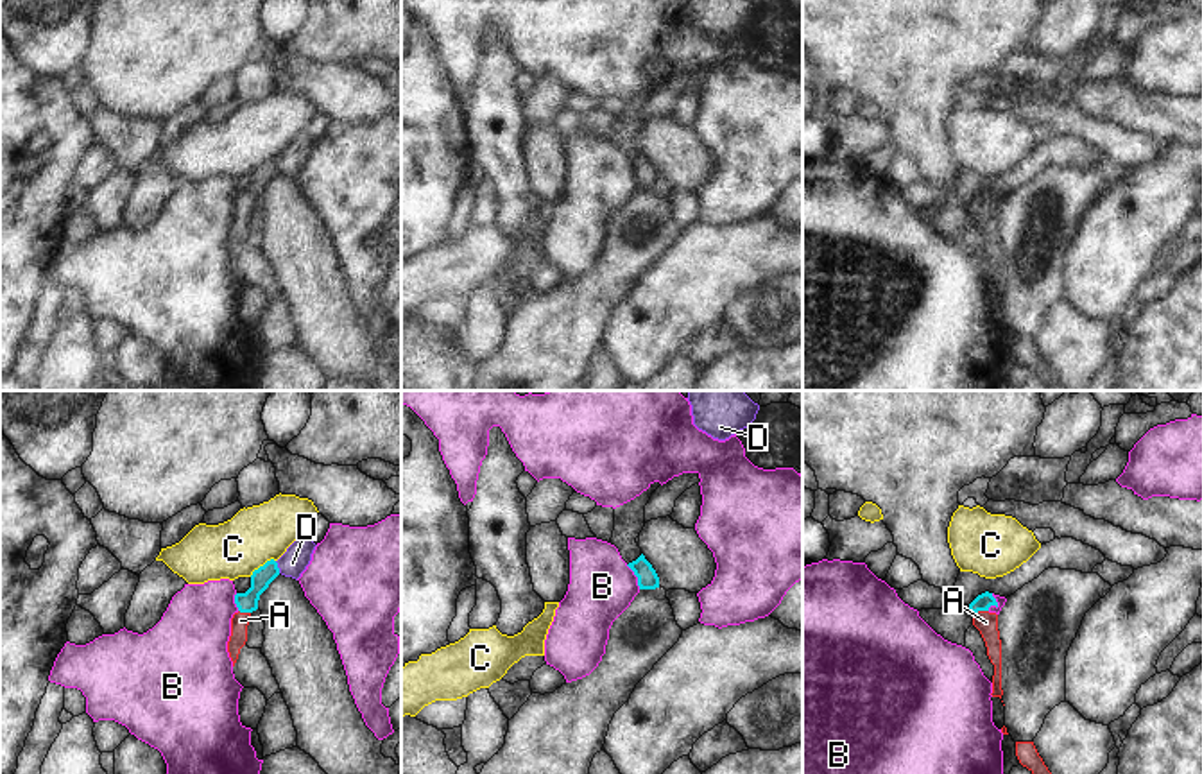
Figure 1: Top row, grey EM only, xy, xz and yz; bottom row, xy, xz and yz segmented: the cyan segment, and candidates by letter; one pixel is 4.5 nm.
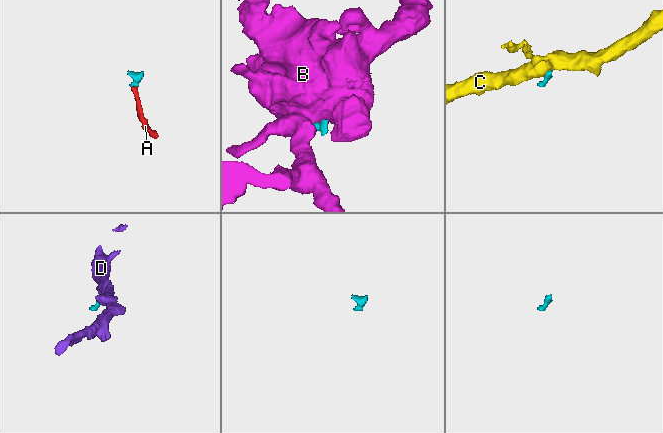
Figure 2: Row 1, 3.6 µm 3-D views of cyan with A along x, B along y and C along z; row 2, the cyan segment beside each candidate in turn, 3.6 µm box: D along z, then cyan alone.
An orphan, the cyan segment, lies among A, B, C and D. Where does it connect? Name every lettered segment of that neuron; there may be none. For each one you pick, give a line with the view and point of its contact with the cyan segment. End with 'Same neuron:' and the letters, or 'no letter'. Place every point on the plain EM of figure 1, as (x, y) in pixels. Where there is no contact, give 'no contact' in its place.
A: meets cyan in yz at (980, 208)
Same neuron: A

